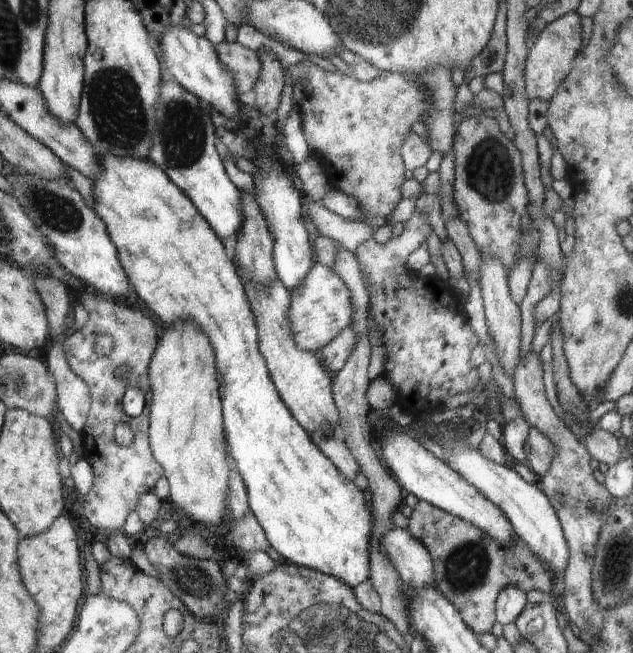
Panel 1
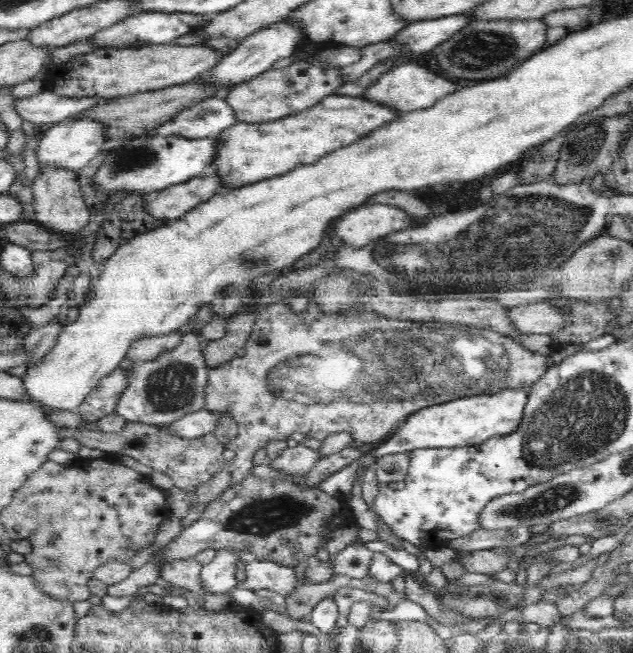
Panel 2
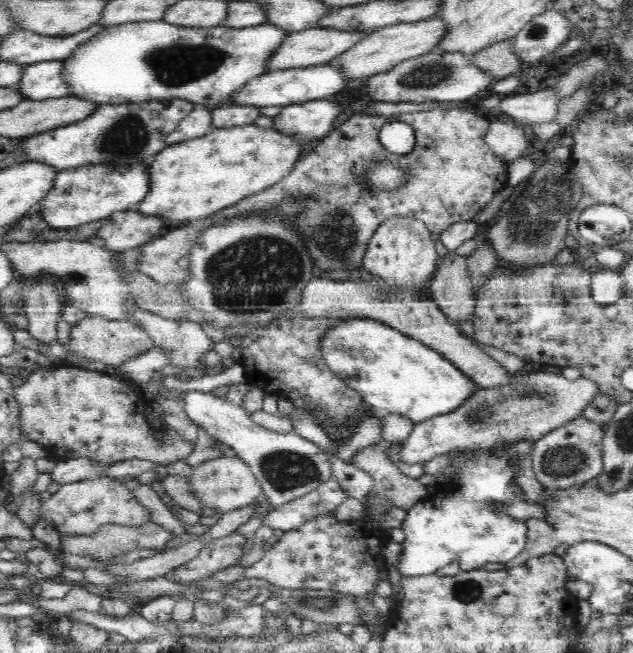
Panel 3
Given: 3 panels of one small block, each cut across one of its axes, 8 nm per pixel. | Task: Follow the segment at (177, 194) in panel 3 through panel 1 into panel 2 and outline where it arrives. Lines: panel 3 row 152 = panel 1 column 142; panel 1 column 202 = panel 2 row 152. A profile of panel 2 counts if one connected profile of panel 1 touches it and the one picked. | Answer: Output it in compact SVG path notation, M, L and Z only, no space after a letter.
M330 95L310 108L294 115L280 117L266 123L237 121L219 134L215 153L211 158L211 171L215 172L223 190L260 182L280 176L298 165L314 164L322 156L354 144L401 113L360 97Z

